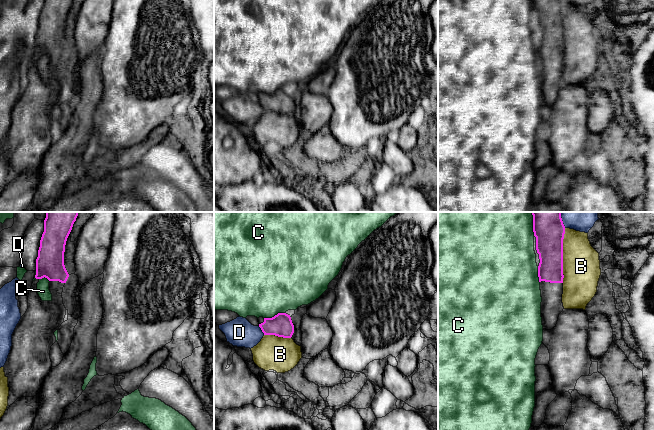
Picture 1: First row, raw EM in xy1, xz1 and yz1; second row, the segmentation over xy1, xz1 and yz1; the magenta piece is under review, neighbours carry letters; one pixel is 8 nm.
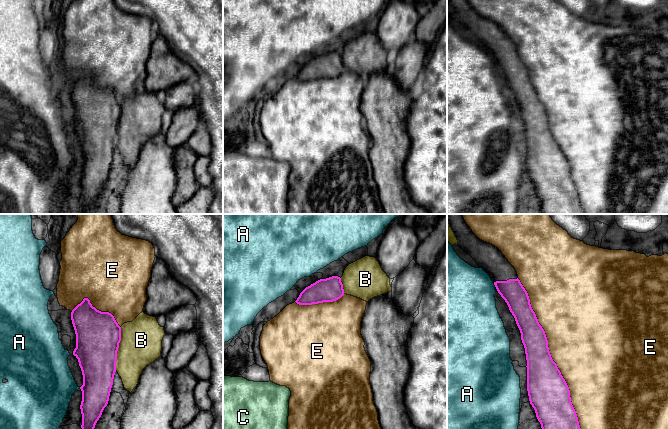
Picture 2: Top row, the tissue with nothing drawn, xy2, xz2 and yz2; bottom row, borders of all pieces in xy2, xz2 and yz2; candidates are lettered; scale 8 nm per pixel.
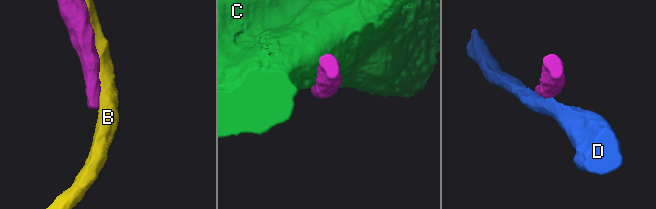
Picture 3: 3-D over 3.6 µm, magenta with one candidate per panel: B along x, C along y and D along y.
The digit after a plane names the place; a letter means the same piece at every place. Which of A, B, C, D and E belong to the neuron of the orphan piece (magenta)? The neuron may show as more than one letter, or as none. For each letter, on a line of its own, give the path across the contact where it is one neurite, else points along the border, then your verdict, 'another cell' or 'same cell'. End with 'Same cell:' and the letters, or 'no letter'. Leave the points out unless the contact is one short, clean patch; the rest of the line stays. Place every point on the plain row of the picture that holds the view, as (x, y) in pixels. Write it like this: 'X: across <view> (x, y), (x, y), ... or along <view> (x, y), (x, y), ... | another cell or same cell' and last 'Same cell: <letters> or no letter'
A: another cell
B: another cell
C: another cell
D: another cell
E: another cell
Same cell: no letter

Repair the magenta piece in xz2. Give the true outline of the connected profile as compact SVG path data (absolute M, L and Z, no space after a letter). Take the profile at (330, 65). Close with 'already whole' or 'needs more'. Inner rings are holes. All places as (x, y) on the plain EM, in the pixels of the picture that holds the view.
M332 52L320 55L306 63L295 77L299 81L312 81L323 78L333 78L344 71L341 54Z; already whole

